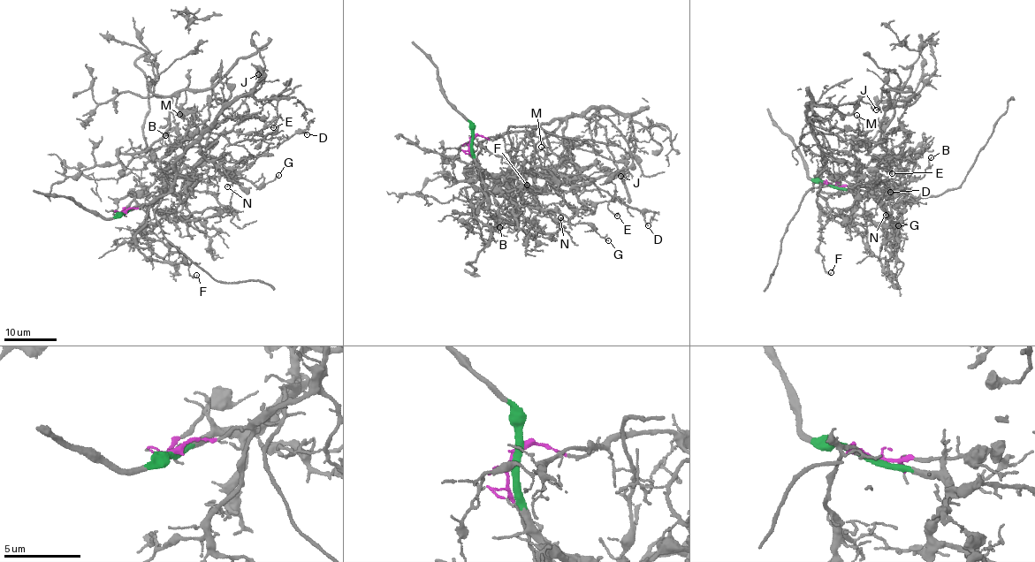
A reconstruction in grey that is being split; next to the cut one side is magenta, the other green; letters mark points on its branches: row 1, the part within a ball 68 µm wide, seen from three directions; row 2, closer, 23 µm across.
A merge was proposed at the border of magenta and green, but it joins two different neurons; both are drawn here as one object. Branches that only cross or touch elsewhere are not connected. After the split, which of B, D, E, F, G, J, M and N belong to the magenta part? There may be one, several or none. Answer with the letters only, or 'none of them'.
F, J, M

